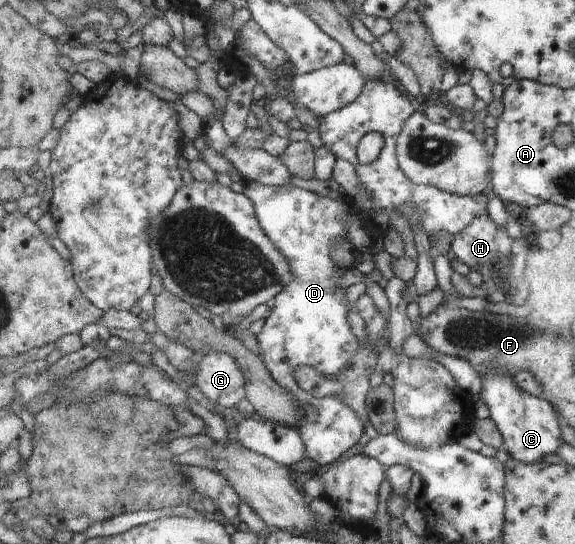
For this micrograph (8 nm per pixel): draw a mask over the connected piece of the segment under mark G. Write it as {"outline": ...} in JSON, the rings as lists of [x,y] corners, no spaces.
{"outline":[[[215,351],[206,355],[196,379],[204,396],[222,408],[237,408],[240,400],[247,398],[247,375],[230,354]]]}

